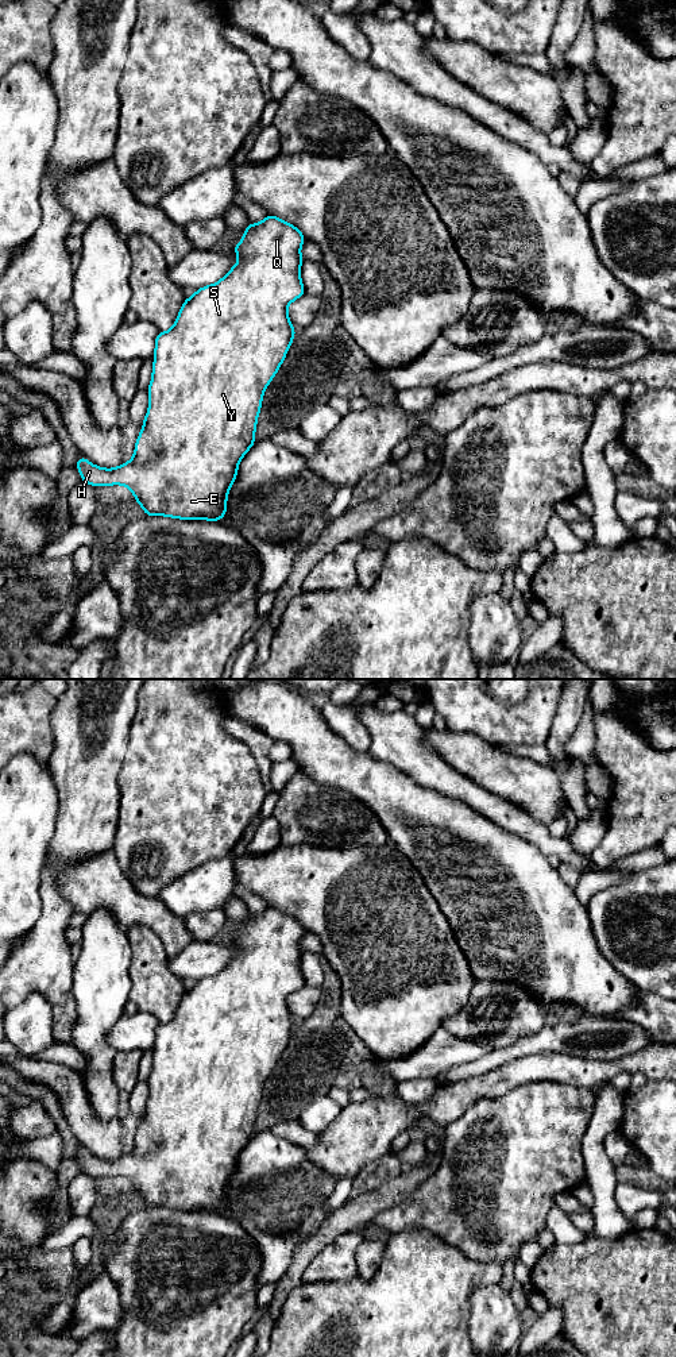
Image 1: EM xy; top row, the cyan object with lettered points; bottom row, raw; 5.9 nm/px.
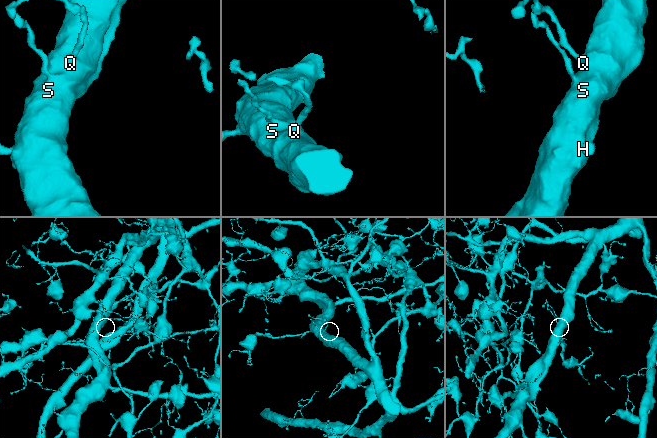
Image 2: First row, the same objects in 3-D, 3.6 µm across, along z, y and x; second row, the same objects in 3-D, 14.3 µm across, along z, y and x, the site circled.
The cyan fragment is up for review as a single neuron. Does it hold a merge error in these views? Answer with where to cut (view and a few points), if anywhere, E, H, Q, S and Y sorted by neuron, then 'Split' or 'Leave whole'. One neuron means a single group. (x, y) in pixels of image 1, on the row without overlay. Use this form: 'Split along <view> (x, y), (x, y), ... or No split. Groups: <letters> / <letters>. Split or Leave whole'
No split. Groups: E H Q S Y. Leave whole

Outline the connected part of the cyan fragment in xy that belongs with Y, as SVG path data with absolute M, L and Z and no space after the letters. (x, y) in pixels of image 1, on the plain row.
M270 905L263 913L244 920L242 933L231 940L239 947L237 955L219 974L185 990L175 1015L155 1029L152 1068L147 1080L150 1096L132 1150L116 1160L103 1160L80 1148L76 1160L81 1164L81 1173L96 1179L127 1177L146 1207L220 1213L227 1206L227 1188L237 1157L255 1136L264 1082L295 1026L287 996L305 986L300 967L304 952L300 940L305 930L297 918Z

